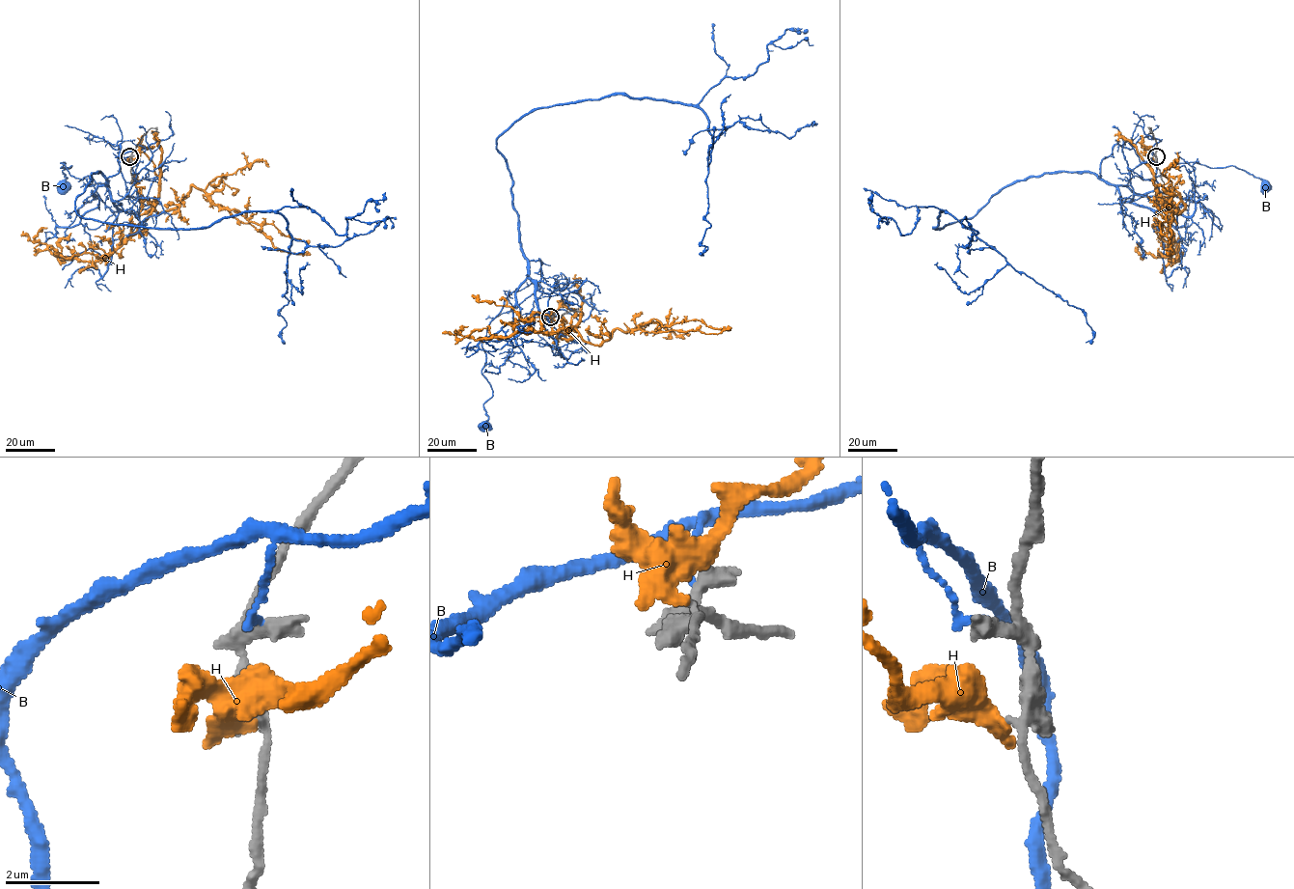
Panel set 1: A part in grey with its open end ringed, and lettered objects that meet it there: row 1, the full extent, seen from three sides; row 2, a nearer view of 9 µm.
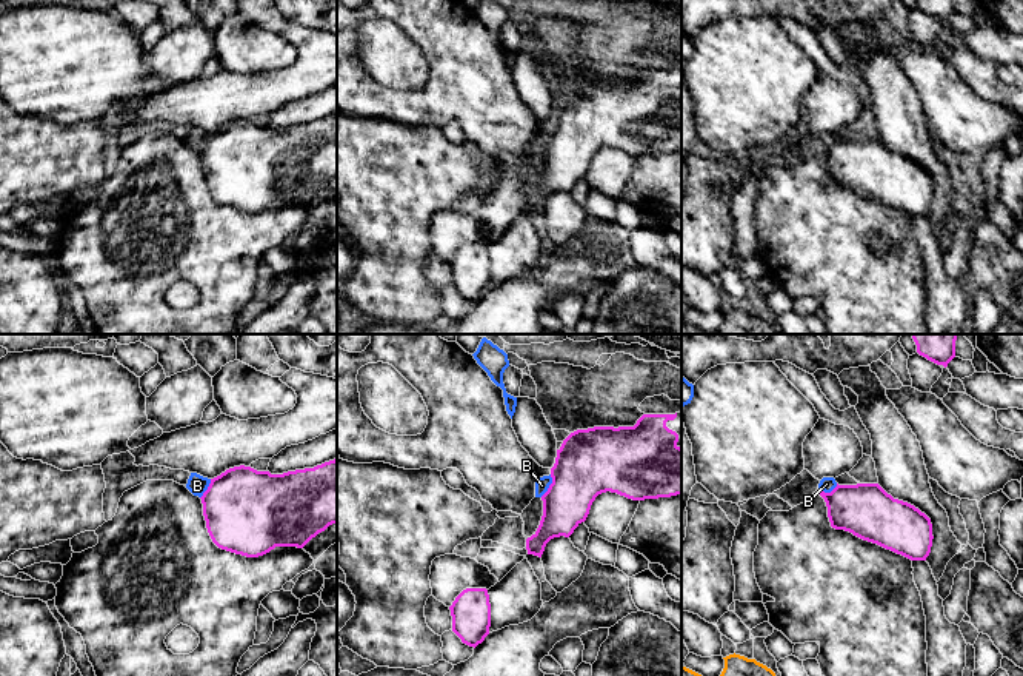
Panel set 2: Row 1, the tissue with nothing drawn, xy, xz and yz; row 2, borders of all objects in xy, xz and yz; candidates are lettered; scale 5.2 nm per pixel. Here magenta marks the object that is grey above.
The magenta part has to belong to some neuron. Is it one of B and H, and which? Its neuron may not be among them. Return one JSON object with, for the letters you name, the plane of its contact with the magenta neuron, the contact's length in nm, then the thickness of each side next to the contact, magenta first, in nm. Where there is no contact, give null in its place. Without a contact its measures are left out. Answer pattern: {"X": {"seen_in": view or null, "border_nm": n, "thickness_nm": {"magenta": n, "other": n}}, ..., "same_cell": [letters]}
{"same_cell": []}

